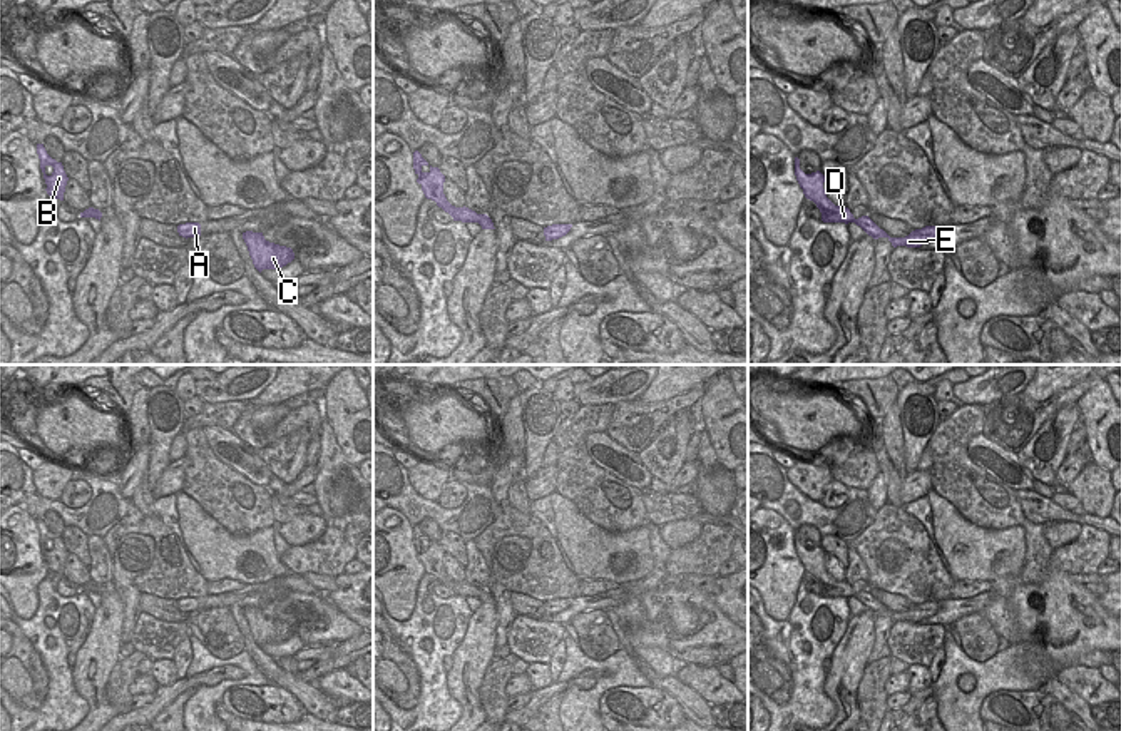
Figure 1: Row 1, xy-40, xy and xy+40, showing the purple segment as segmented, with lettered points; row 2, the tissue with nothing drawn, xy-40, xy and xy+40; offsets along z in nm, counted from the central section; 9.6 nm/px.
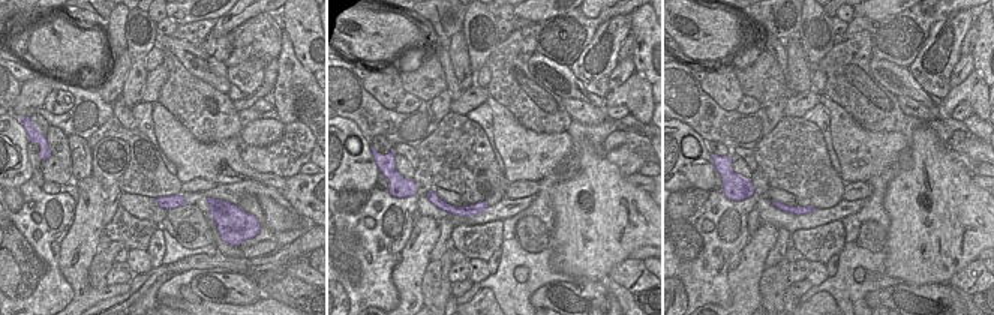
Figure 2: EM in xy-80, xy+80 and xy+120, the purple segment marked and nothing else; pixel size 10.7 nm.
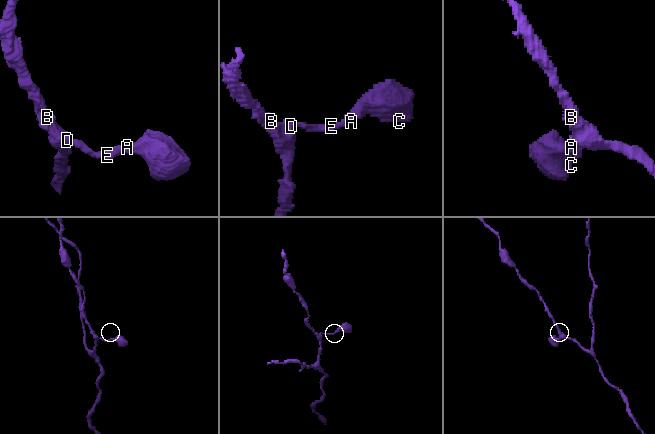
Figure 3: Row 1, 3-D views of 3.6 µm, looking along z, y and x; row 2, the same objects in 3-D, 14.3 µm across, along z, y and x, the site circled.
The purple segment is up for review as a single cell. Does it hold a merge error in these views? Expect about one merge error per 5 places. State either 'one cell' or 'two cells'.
one cell

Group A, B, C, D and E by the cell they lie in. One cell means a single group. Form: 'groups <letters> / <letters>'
groups A B C D E

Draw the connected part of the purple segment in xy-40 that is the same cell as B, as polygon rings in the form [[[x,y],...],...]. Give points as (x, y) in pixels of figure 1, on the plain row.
[[[37,519],[37,529],[40,534],[40,544],[44,547],[44,554],[47,559],[47,569],[50,572],[60,574],[64,575],[64,567],[65,567],[65,560],[67,560],[67,549],[64,545],[62,537],[57,537],[55,534],[52,534],[44,519]]]

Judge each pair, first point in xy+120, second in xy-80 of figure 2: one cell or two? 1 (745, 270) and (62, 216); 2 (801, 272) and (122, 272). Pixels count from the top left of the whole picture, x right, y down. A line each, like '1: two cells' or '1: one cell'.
1: two cells
2: one cell

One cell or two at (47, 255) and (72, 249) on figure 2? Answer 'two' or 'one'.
two

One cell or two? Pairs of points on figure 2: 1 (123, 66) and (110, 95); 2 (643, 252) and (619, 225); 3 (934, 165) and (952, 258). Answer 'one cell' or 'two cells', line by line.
1: one cell
2: two cells
3: one cell

